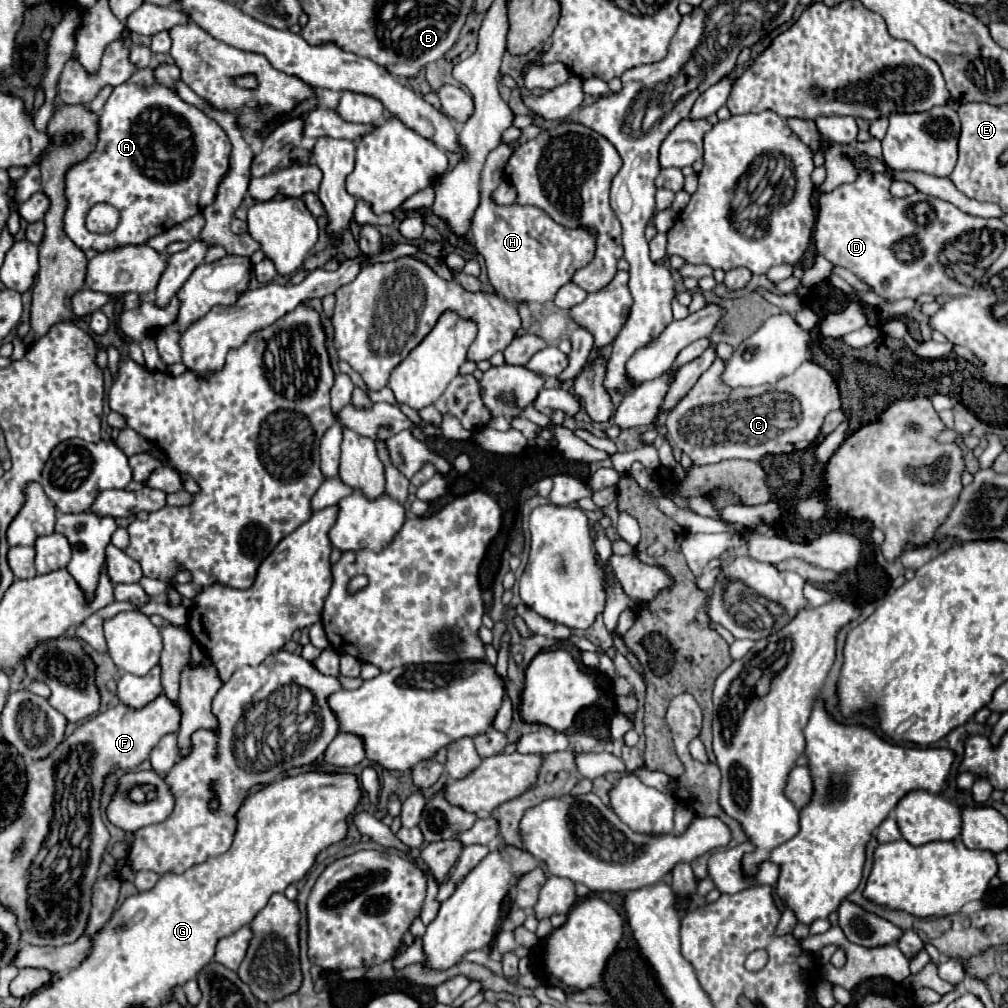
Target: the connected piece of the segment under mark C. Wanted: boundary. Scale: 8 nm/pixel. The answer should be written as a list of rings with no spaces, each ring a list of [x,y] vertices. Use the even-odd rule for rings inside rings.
[[[716,358],[666,418],[670,438],[694,466],[732,458],[762,460],[766,454],[804,450],[820,434],[828,412],[840,410],[834,378],[814,362],[804,362],[792,376],[760,388],[724,388],[720,384],[722,370],[724,362]]]

